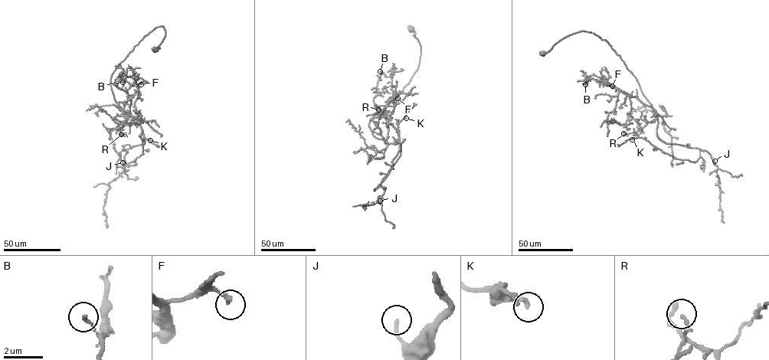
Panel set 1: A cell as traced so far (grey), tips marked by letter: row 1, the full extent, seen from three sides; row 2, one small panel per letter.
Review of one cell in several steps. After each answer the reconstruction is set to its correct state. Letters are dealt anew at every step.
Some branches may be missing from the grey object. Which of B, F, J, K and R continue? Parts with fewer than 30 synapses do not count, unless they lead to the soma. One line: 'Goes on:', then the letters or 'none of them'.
Goes on: none of them

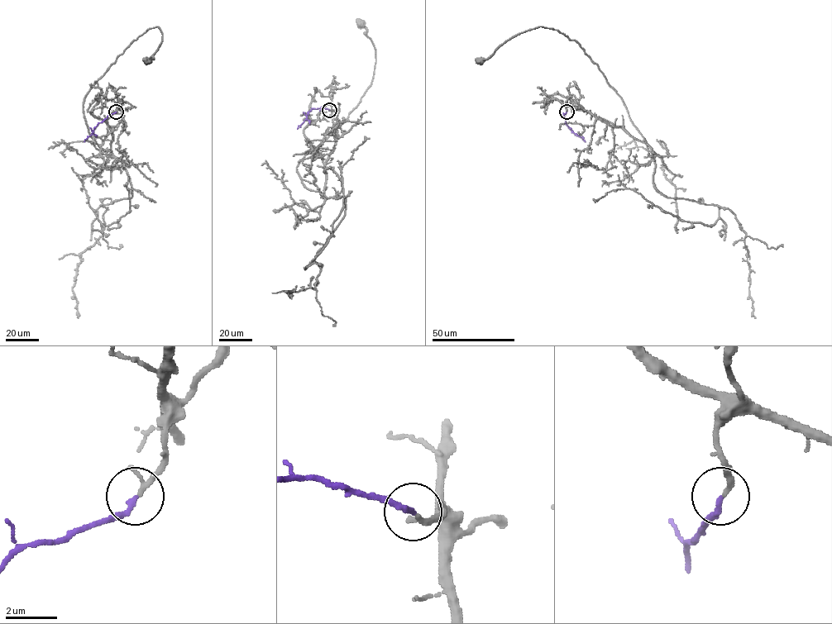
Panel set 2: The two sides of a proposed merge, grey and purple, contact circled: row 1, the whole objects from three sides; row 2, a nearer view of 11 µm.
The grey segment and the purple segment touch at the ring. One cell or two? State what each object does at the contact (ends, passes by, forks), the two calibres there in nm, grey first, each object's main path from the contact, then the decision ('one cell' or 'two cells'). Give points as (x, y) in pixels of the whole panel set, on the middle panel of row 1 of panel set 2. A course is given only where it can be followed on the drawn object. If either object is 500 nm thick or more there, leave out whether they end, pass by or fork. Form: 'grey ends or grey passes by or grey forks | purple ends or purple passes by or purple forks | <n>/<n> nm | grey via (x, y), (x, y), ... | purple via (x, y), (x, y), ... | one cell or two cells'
grey passes by | purple ends | 140/200 nm | grey via (330, 110), (337, 142), (325, 165), (327, 198), (303, 184), (296, 167), (371, 83), (375, 48), (361, 22) | purple via (329, 109), (312, 108), (297, 128) | one cell

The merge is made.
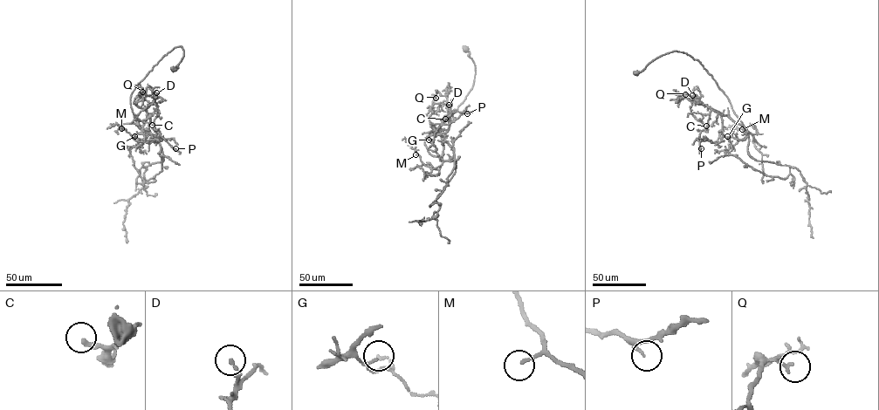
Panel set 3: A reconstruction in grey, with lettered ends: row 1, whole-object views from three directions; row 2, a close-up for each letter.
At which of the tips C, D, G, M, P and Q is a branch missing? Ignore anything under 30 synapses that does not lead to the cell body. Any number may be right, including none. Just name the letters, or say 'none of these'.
C

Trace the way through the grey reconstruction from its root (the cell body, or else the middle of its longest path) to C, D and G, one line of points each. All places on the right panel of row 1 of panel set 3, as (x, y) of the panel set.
C: (635, 72), (675, 51), (697, 60), (726, 96), (748, 133), (743, 126), (711, 110), (706, 126)
D: (635, 72), (662, 55), (686, 53), (711, 75), (748, 134), (727, 116), (694, 102), (692, 95)
G: (635, 72), (675, 51), (697, 60), (726, 96), (745, 133), (748, 133), (723, 114), (722, 133), (727, 136)

